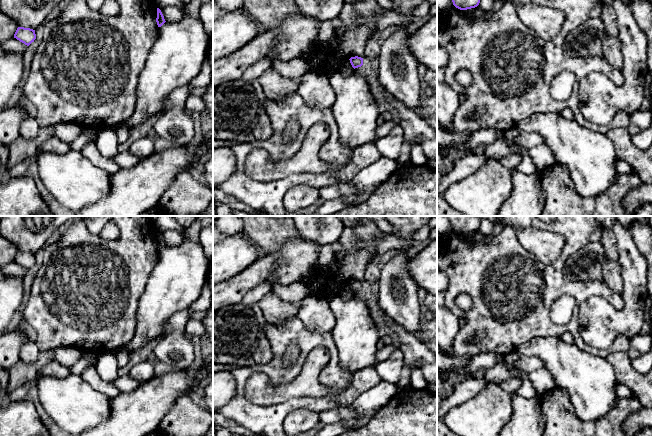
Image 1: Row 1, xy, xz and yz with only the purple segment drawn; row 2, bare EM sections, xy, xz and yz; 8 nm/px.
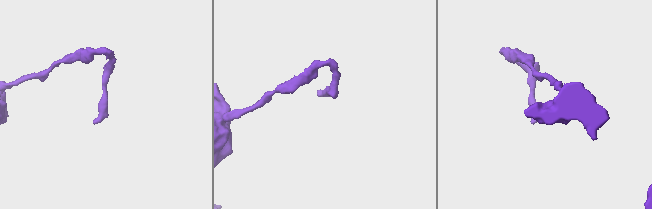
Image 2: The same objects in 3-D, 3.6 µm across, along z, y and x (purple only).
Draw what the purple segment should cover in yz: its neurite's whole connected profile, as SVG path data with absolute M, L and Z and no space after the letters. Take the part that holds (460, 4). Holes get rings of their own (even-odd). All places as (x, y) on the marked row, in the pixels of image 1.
M452 0L453 5L460 10L475 8L479 5L480 0Z

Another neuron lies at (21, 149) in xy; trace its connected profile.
M53 126L41 127L37 136L32 140L19 137L9 146L8 169L27 158L36 156L37 149L53 135Z

